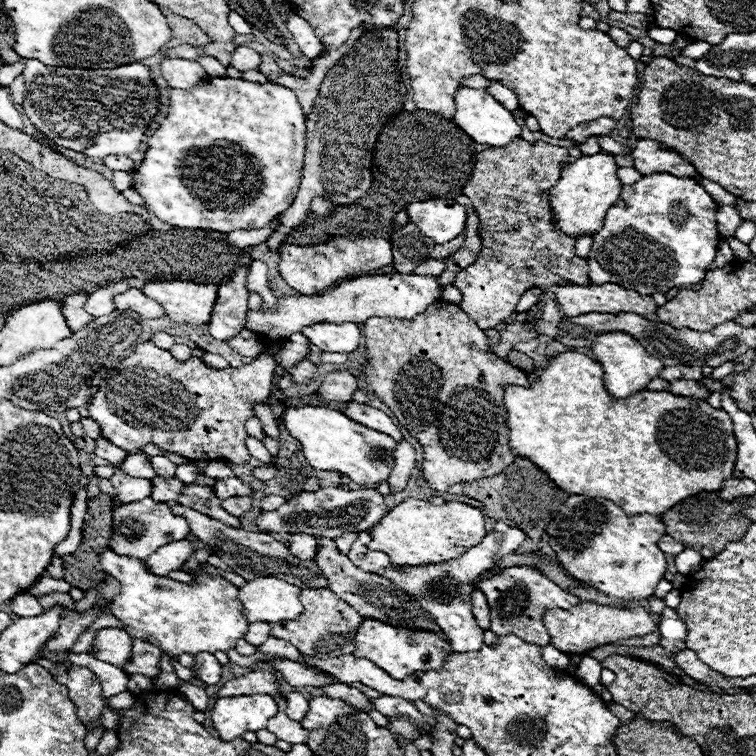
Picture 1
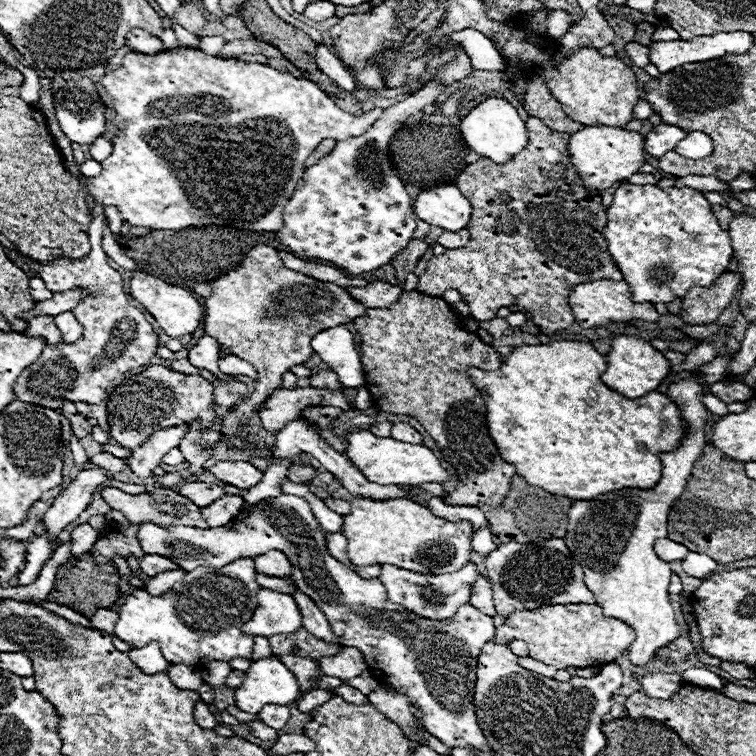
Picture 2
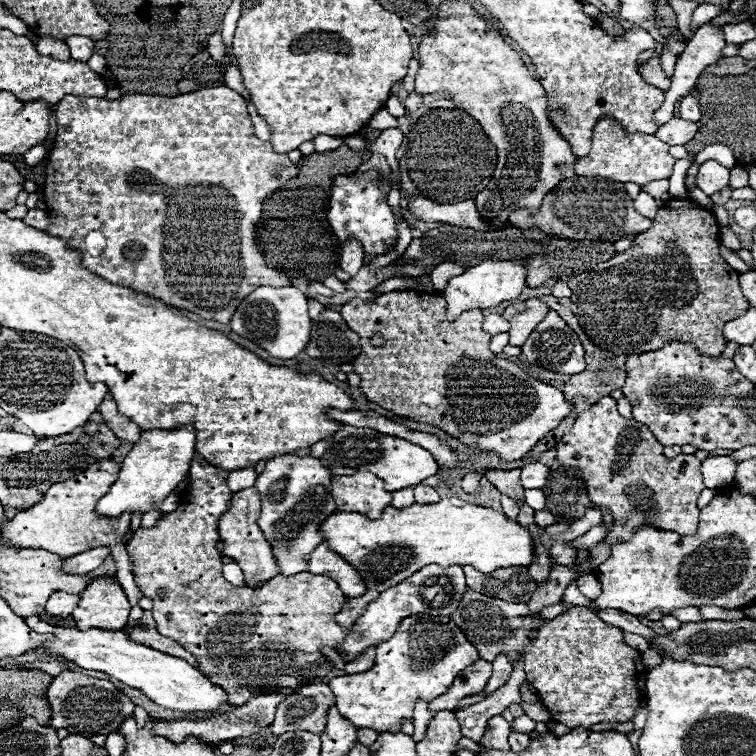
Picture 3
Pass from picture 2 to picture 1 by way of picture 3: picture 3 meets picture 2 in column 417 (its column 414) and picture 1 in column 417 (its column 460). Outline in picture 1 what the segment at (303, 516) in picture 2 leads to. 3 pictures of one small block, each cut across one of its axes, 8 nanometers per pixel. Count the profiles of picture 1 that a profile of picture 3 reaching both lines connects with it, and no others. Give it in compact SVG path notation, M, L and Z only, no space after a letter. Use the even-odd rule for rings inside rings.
M364 618L364 624L360 632L354 636L354 656L356 658L366 658L374 662L378 668L388 672L392 678L400 680L402 676L408 676L418 670L430 670L430 668L442 668L444 658L452 652L452 646L438 636L432 636L428 632L420 630L410 630L410 628L396 628L388 624L380 624L376 620Z

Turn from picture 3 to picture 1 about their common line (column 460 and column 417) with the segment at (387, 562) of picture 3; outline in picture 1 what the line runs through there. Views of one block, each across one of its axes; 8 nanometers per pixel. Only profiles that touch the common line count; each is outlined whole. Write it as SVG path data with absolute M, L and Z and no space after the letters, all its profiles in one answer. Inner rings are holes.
M408 498L392 508L370 532L372 542L368 548L388 554L390 562L398 566L420 566L420 564L440 564L462 556L472 546L480 544L486 536L486 518L480 508L462 502L446 502L434 506L426 500Z

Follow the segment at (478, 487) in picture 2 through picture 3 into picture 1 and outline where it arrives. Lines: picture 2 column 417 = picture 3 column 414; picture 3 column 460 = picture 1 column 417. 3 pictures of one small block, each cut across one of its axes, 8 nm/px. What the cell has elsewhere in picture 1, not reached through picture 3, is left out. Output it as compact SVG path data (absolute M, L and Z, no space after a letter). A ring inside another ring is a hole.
M436 302L412 320L368 318L364 322L364 336L366 384L420 442L424 452L422 474L432 490L446 492L448 486L494 476L514 462L516 456L508 446L508 424L502 396L504 386L508 384L530 386L528 374L493 354L484 331L468 318L468 314L464 314L464 310L456 304Z

